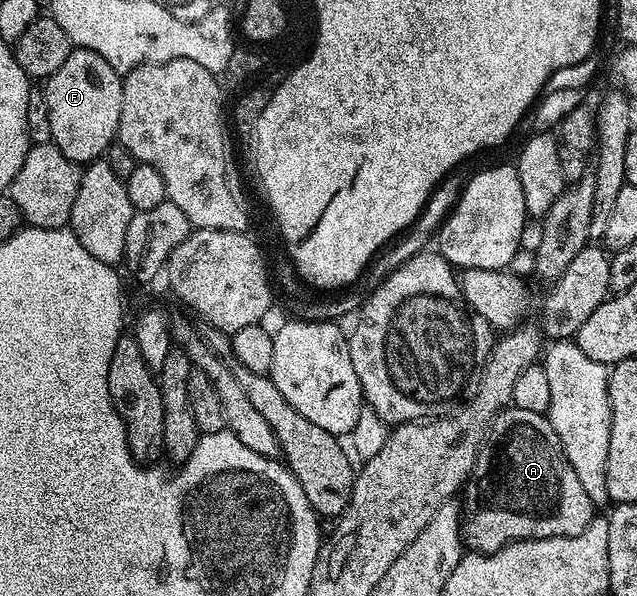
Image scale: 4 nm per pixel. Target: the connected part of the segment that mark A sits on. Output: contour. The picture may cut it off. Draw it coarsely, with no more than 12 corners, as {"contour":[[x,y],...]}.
{"contour":[[506,407],[464,544],[587,531],[595,507],[548,416]]}

